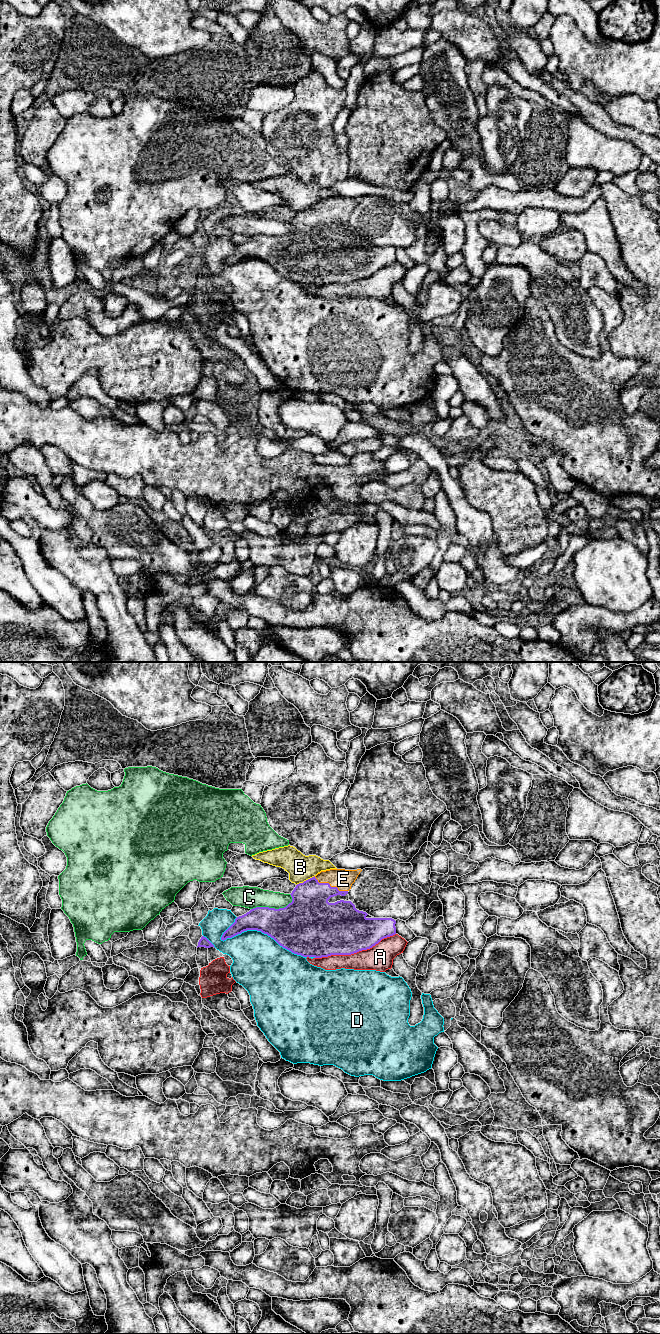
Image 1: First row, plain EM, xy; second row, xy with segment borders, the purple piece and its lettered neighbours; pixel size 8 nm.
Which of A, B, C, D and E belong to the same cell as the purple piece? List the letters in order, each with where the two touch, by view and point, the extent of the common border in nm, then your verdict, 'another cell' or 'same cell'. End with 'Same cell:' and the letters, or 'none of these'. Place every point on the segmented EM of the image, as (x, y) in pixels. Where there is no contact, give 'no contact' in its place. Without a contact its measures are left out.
A: contact xy (355, 952); length 700 nm; another cell
B: contact xy (306, 880); length 170 nm; another cell
C: contact xy (273, 908); length 340 nm; another cell
D: contact xy (263, 932); length 700 nm; another cell
E: contact xy (329, 885); length 300 nm; same cell
Same cell: E

